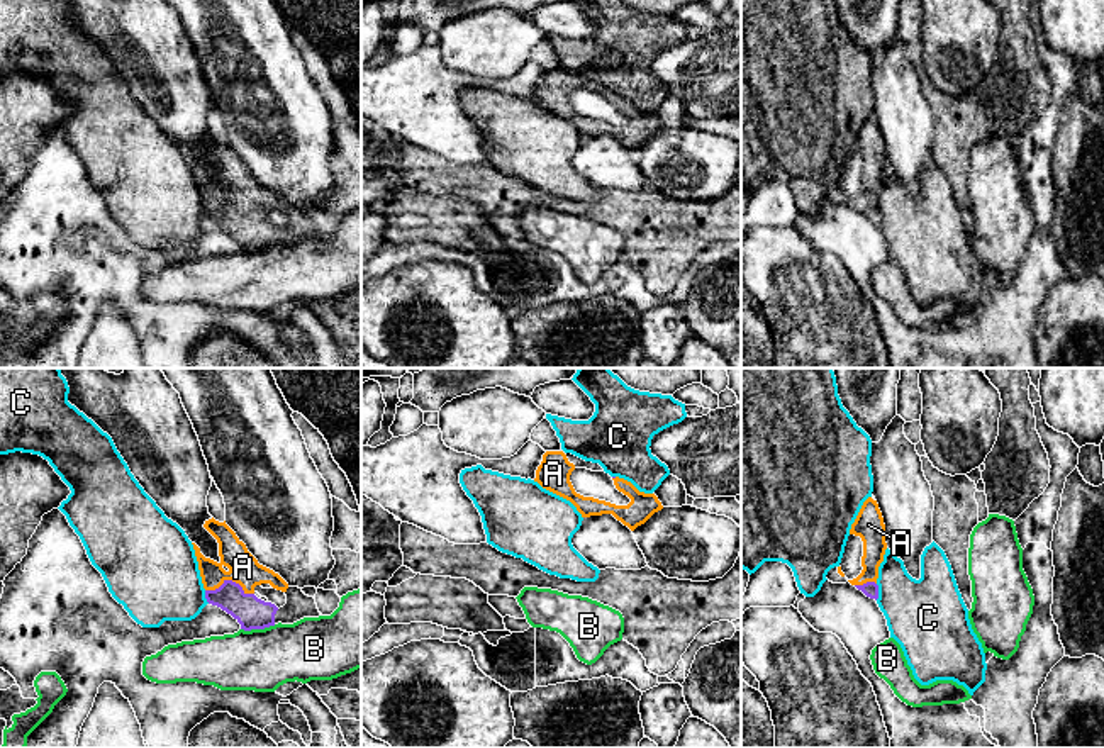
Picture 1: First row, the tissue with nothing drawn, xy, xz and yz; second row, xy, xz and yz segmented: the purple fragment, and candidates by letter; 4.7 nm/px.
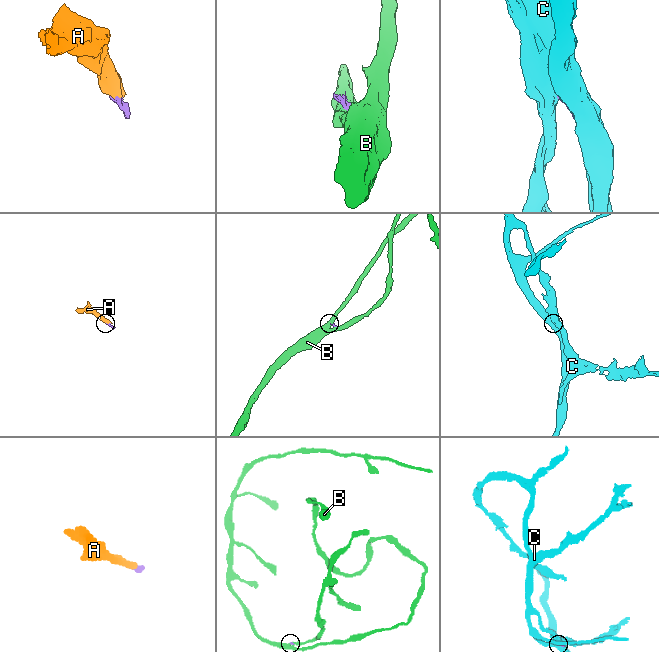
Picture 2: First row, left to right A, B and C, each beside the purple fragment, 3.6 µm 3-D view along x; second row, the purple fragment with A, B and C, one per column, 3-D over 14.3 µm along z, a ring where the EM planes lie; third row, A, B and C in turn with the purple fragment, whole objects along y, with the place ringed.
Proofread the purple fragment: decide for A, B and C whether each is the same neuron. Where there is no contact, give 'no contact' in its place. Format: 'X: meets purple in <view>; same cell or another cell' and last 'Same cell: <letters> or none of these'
A: meets purple in xy; same cell
B: meets purple in xy; another cell
C: meets purple in yz; another cell
Same cell: A

